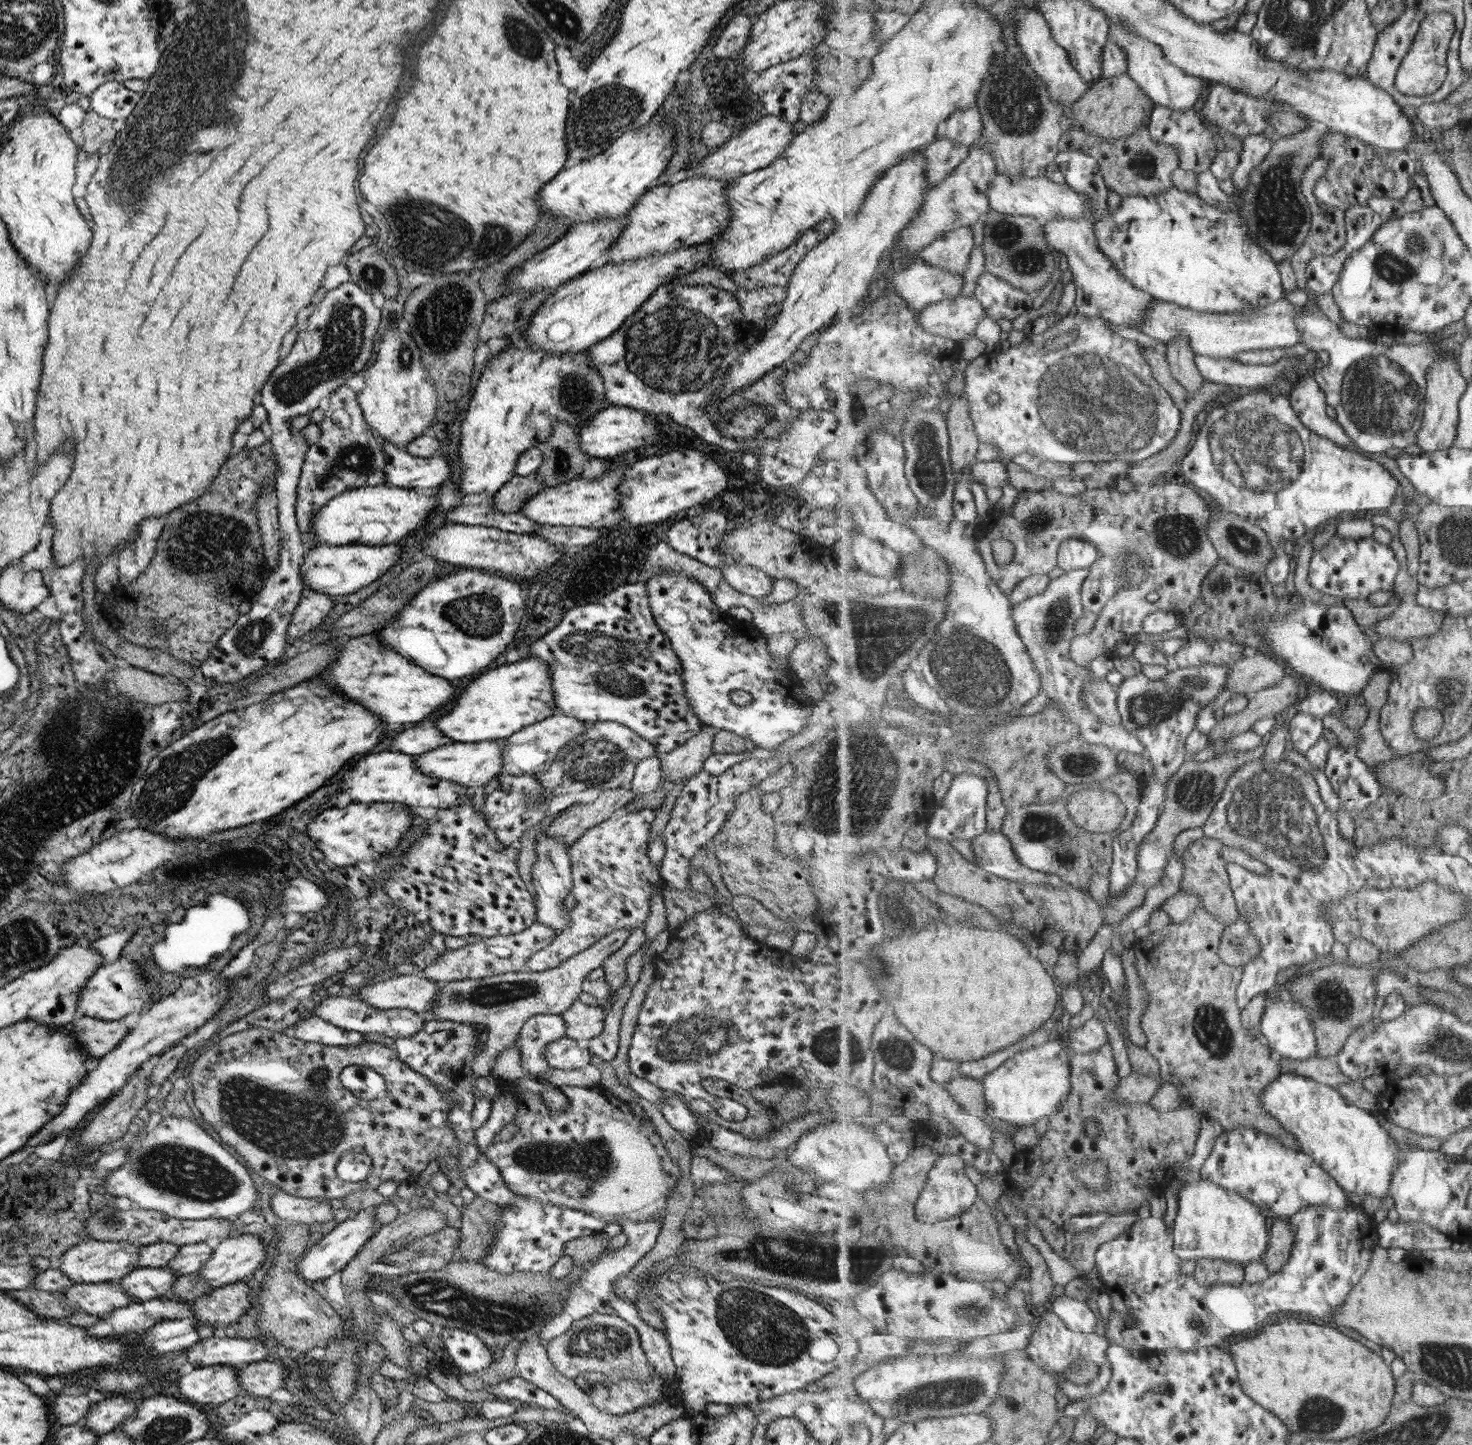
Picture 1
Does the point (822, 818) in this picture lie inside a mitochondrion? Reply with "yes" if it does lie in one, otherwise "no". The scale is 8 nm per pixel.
yes

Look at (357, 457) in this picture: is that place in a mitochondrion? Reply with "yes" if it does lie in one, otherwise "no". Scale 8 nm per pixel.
yes

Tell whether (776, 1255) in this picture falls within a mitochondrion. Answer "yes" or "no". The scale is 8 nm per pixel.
yes

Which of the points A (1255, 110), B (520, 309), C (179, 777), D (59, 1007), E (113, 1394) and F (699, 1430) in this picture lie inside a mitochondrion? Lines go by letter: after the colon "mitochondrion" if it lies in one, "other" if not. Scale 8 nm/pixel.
A: other
B: mitochondrion
C: mitochondrion
D: other
E: other
F: other

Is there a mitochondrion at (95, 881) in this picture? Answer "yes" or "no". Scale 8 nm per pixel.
no

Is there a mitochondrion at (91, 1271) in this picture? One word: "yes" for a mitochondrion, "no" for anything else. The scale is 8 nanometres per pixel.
no

